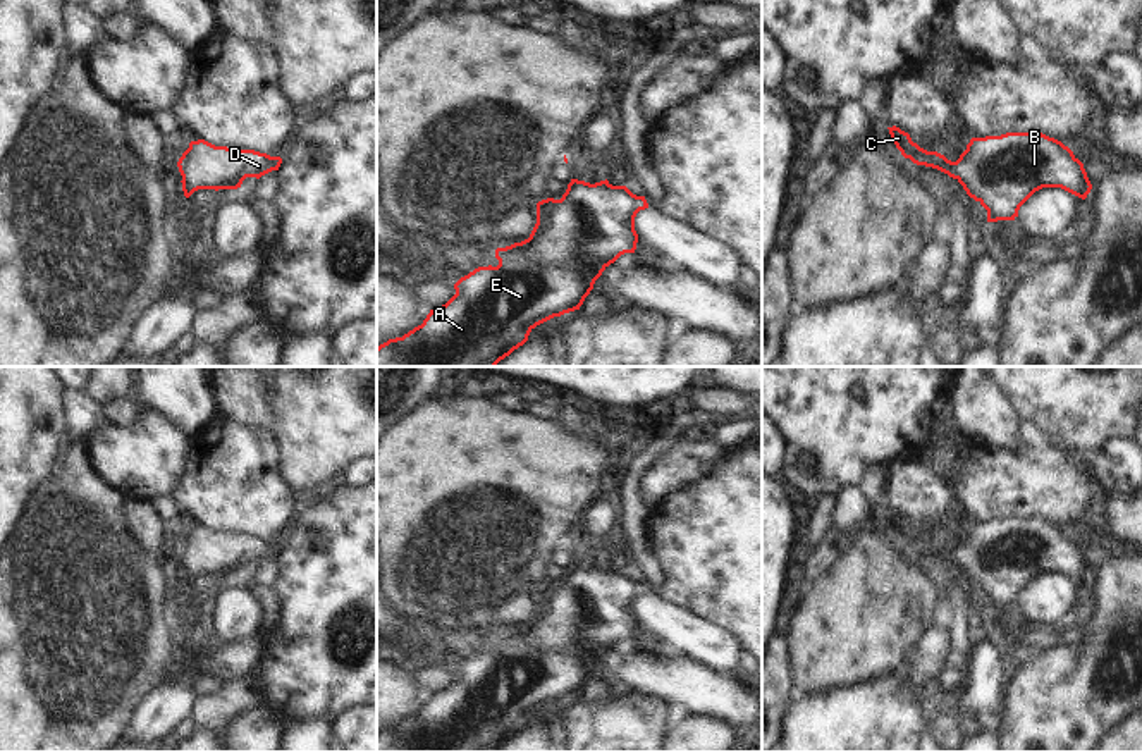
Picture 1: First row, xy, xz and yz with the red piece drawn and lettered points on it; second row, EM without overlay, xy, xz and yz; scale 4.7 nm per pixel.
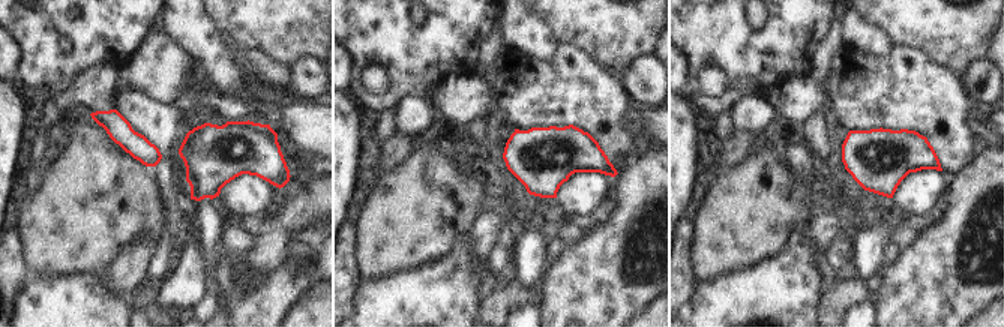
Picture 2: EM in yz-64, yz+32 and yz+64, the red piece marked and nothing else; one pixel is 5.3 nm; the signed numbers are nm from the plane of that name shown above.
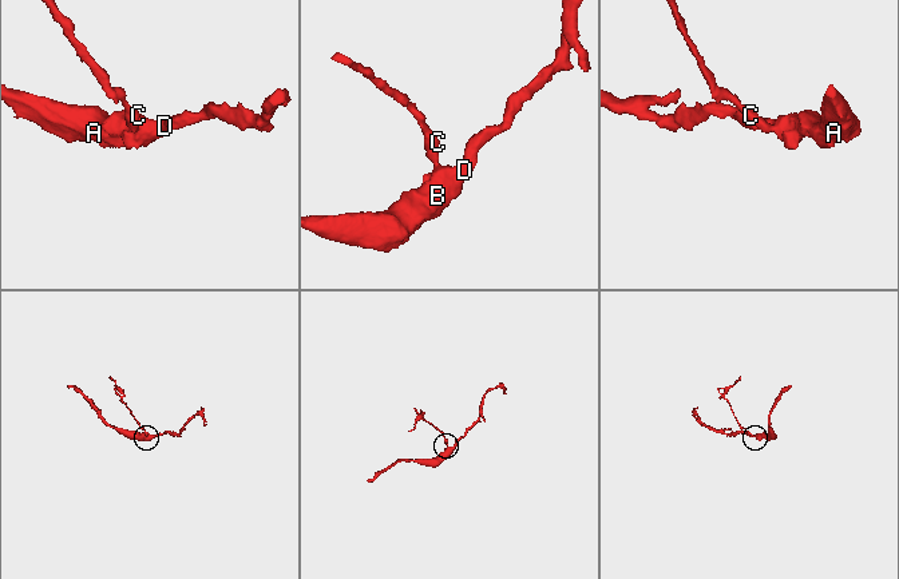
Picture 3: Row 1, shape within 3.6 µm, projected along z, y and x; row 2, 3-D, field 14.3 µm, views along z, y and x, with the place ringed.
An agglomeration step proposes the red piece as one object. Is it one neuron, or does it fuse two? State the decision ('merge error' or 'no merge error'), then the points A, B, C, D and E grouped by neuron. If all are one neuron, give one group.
no merge error; groups A B C D E

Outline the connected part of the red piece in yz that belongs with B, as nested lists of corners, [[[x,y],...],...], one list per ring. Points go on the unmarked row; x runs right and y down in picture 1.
[[[893,511],[891,525],[905,544],[917,551],[937,554],[956,564],[967,580],[987,595],[987,607],[1015,606],[1020,592],[1042,573],[1061,573],[1082,585],[1092,575],[1084,549],[1061,527],[1042,518],[1006,518],[1001,521],[972,523],[956,547],[937,537],[927,537],[910,520]]]

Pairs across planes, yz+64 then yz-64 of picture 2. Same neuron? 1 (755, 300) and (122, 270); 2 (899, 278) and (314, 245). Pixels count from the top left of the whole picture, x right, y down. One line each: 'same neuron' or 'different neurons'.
1: different neurons
2: same neuron

